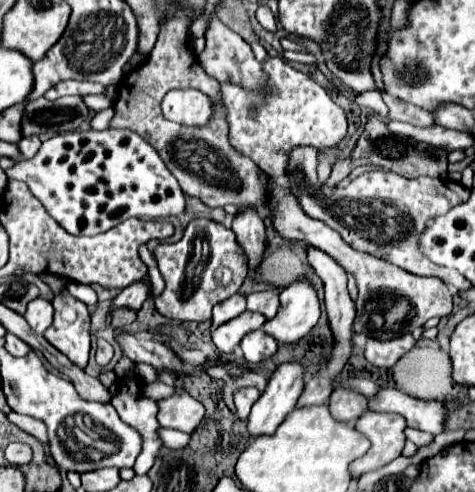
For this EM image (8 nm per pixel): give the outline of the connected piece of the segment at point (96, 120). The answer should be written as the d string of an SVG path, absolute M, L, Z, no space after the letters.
M113 108L99 110L99 112L95 112L95 116L91 118L91 122L89 122L89 128L91 128L91 130L105 130L105 128L109 126L111 118L113 118Z

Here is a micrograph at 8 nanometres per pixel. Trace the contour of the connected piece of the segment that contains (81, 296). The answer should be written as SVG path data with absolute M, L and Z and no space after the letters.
M69 282L67 284L67 290L71 296L75 296L77 300L85 302L87 306L95 306L97 304L97 294L91 286L85 286L85 284L77 284L77 282Z

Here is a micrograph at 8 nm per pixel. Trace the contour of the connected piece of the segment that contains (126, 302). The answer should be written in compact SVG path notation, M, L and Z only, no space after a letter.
M141 282L141 284L131 284L129 288L121 290L121 292L113 298L111 310L109 310L107 318L111 318L111 314L113 314L117 308L131 308L131 310L139 312L139 310L141 310L141 304L147 300L147 294L149 294L147 284L143 284L143 282Z

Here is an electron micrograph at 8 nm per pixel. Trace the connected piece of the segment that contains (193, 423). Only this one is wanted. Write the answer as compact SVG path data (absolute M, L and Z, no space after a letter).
M177 388L177 394L159 402L159 424L163 428L175 428L187 434L193 434L205 416L201 402L191 398L183 388Z

